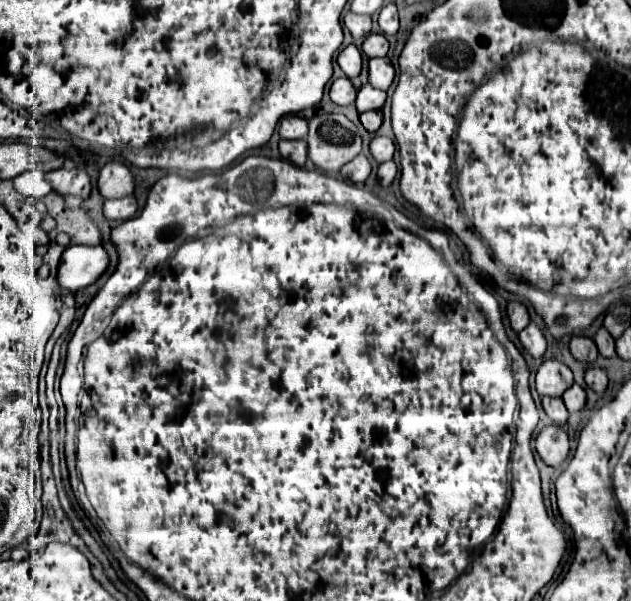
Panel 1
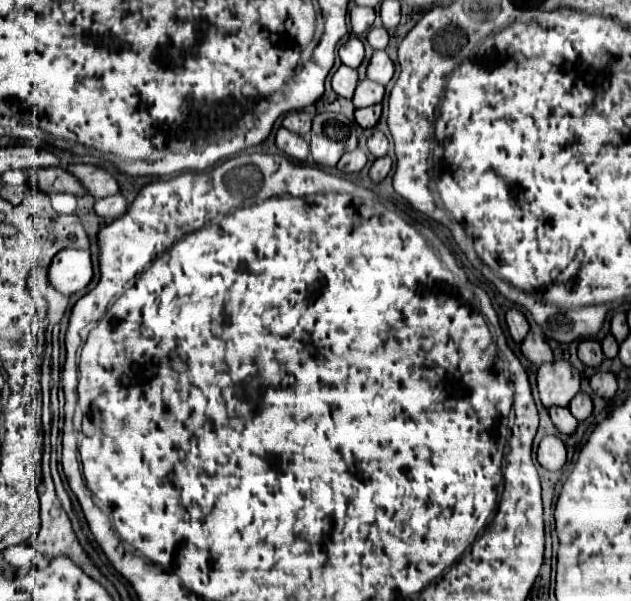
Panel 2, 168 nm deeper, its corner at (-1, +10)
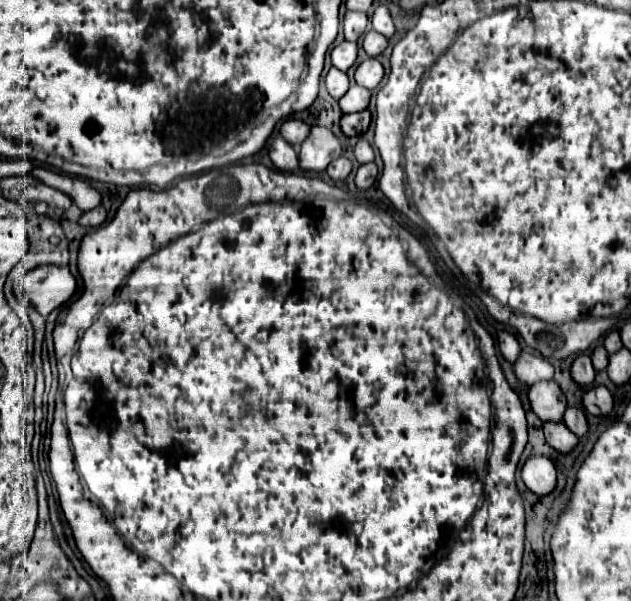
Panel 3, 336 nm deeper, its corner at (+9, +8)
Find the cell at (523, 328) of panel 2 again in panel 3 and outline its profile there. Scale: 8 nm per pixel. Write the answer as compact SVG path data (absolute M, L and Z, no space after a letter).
M499 331L497 339L499 339L499 351L503 353L503 357L505 357L509 363L515 363L515 359L519 357L519 351L521 351L519 341L515 339L515 335L509 333L509 331Z

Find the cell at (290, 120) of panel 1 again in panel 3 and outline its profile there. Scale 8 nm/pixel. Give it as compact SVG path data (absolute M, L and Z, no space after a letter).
M287 119L281 129L279 129L281 137L287 139L291 145L299 145L303 143L303 139L309 135L309 125L303 123L301 119Z

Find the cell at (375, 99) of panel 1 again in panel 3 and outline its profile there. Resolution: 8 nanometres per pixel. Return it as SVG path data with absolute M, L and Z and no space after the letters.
M353 85L353 87L339 99L339 105L341 105L341 111L343 111L343 113L355 113L355 111L367 109L369 99L371 99L371 91L369 91L369 89L365 89L365 87L361 87L361 85Z

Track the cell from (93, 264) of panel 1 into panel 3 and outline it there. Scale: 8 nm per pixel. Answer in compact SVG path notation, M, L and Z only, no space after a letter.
M39 265L23 277L21 287L35 309L47 317L53 309L71 299L77 289L77 281L67 265Z

